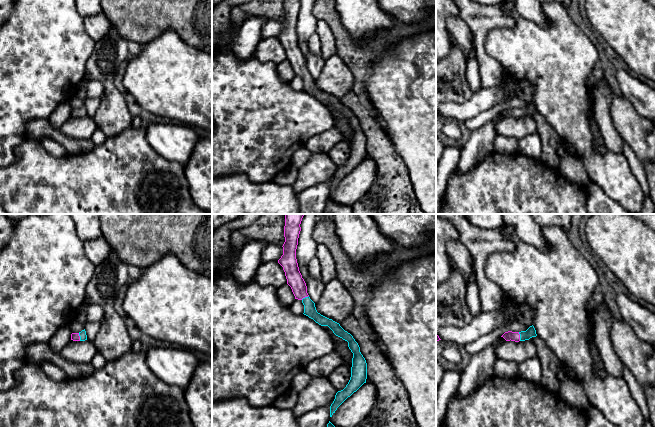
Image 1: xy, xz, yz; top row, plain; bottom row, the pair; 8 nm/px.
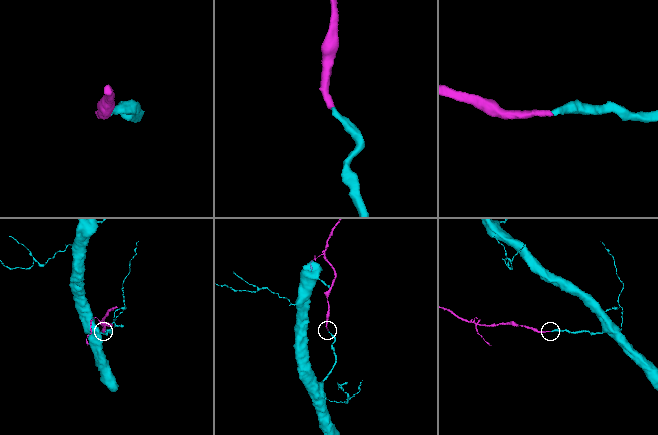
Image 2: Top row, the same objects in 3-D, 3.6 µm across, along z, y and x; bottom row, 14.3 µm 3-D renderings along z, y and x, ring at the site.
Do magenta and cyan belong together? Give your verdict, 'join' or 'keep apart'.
join

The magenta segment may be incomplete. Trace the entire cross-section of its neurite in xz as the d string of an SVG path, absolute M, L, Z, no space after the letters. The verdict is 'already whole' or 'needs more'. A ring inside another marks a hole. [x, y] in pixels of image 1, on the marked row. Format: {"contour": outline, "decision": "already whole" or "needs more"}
{"contour": "M284 214L285 226L283 244L283 255L278 263L283 267L287 284L291 287L295 299L301 300L304 305L304 315L313 319L321 326L328 326L333 333L348 342L348 347L353 353L351 377L346 387L338 391L335 399L330 406L330 417L335 413L337 408L354 392L356 392L367 379L367 363L360 352L360 347L353 336L345 331L339 323L329 319L317 312L315 303L310 299L307 293L307 286L299 271L296 249L298 238L301 231L301 221L305 214Z", "decision": "needs more"}

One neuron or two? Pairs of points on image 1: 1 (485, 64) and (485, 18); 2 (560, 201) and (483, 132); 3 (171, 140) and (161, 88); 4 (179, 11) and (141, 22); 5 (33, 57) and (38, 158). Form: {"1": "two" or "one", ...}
{"1": "one", "2": "two", "3": "two", "4": "one", "5": "two"}

